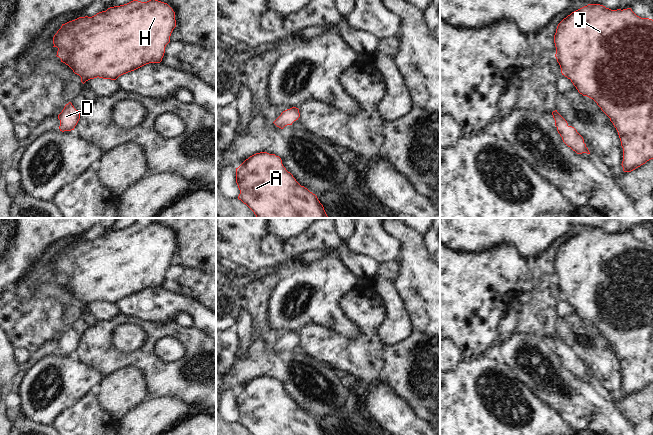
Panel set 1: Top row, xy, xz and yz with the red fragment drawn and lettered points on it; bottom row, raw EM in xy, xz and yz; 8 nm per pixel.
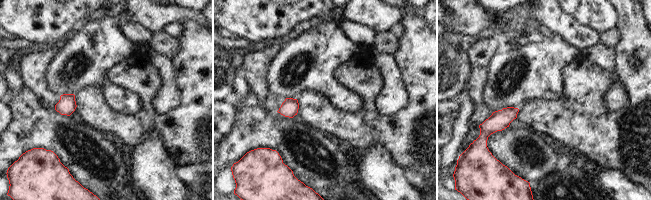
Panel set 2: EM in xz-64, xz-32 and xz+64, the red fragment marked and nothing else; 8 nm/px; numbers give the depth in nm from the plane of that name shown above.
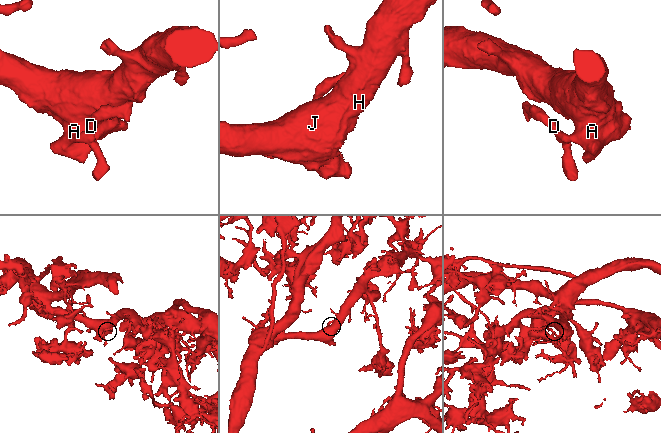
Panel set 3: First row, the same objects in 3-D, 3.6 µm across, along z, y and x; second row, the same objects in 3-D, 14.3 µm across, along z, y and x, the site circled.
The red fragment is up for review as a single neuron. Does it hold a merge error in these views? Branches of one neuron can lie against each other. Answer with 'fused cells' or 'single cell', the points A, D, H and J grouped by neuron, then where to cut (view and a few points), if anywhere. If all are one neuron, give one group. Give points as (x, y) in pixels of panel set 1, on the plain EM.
single cell; A D H J; no cut

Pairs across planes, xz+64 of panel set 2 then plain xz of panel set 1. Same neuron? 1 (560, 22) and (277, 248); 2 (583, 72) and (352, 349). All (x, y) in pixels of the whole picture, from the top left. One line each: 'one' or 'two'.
1: one
2: one

